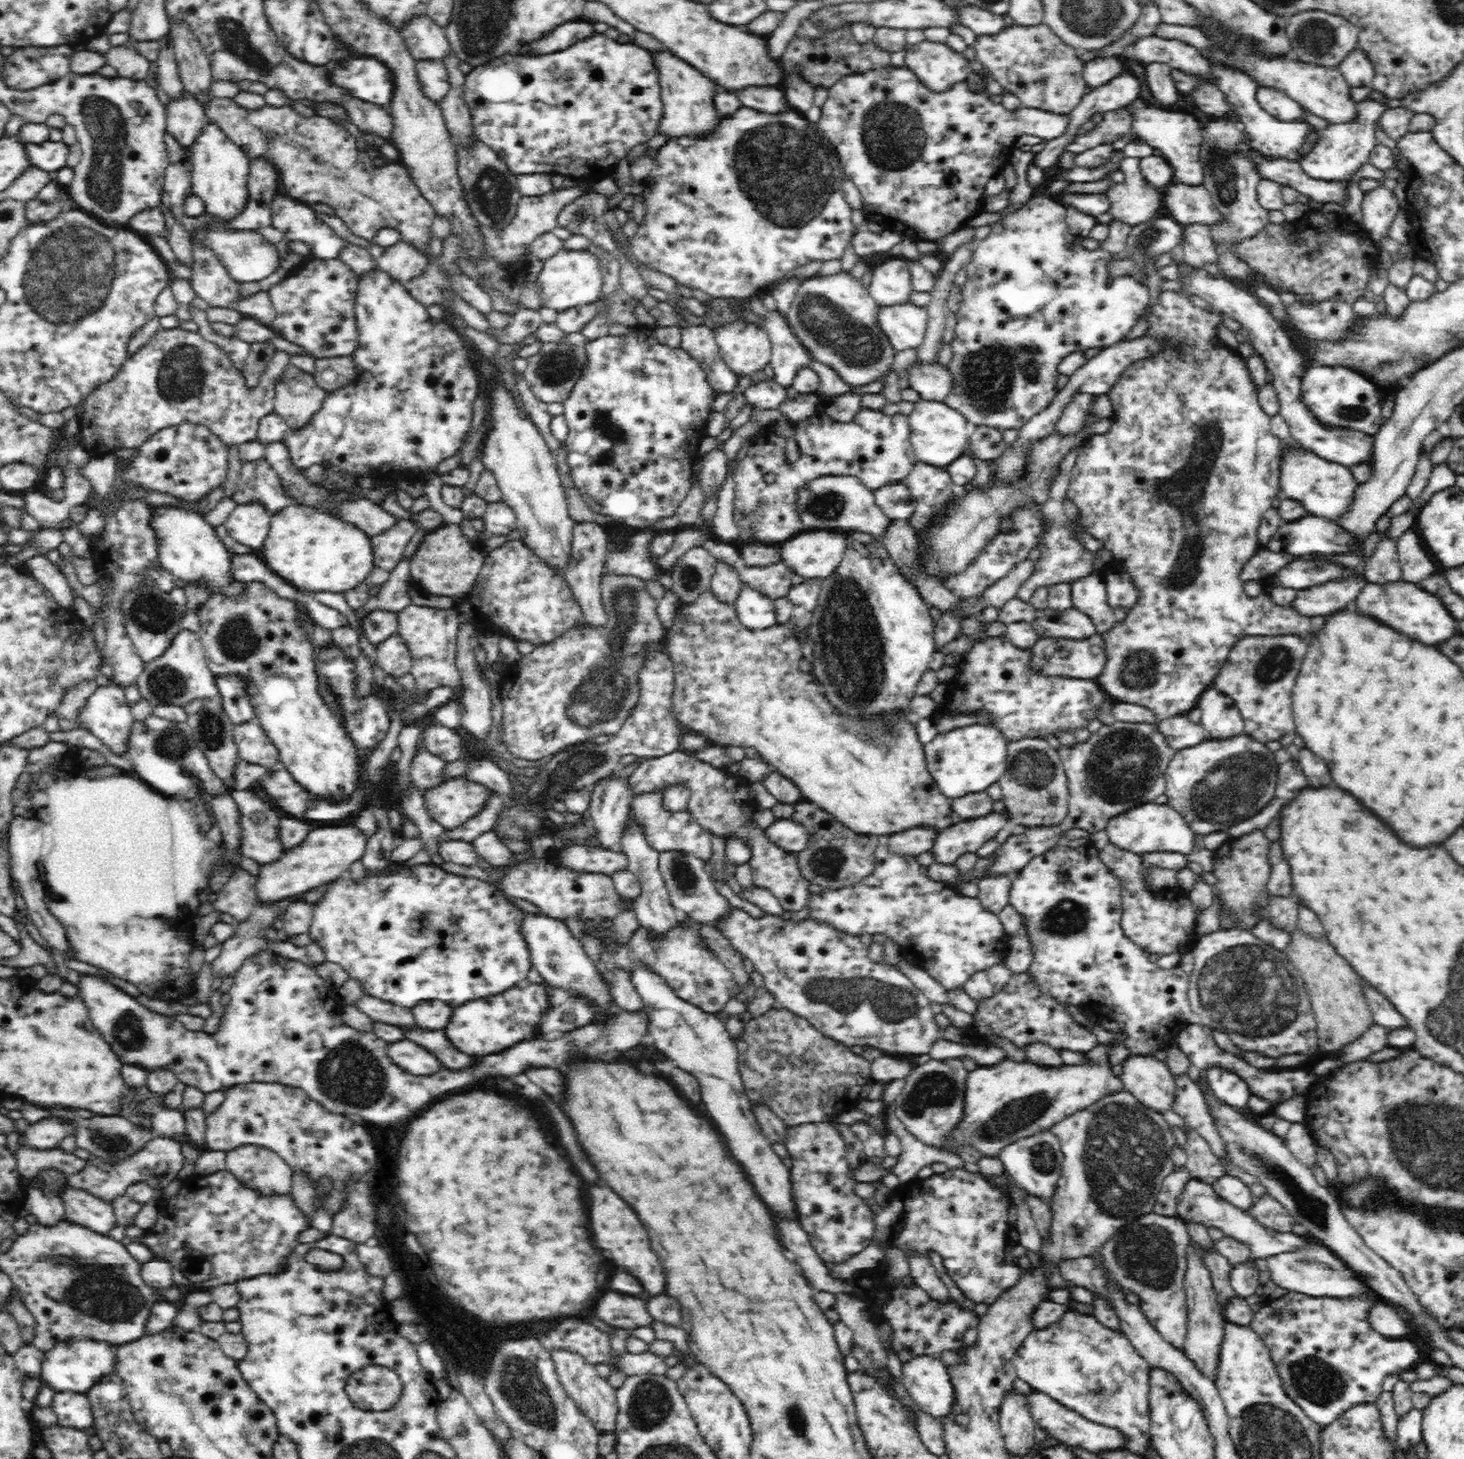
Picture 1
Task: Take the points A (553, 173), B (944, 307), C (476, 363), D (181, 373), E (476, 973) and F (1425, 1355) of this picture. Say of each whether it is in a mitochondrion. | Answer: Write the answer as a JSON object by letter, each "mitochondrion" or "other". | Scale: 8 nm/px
{"A":"other","B":"other","C":"other","D":"mitochondrion","E":"other","F":"other"}

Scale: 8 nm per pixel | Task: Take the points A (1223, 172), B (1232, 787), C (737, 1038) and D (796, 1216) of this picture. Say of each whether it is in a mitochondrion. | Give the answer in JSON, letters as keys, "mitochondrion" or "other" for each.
{"A":"mitochondrion","B":"mitochondrion","C":"other","D":"other"}

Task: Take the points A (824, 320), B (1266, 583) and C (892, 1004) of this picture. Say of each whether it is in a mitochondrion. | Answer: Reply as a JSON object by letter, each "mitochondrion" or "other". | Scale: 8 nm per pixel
{"A":"mitochondrion","B":"other","C":"mitochondrion"}

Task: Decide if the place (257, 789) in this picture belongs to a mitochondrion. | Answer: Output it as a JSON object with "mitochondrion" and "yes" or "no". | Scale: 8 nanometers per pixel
{"mitochondrion":"no"}

